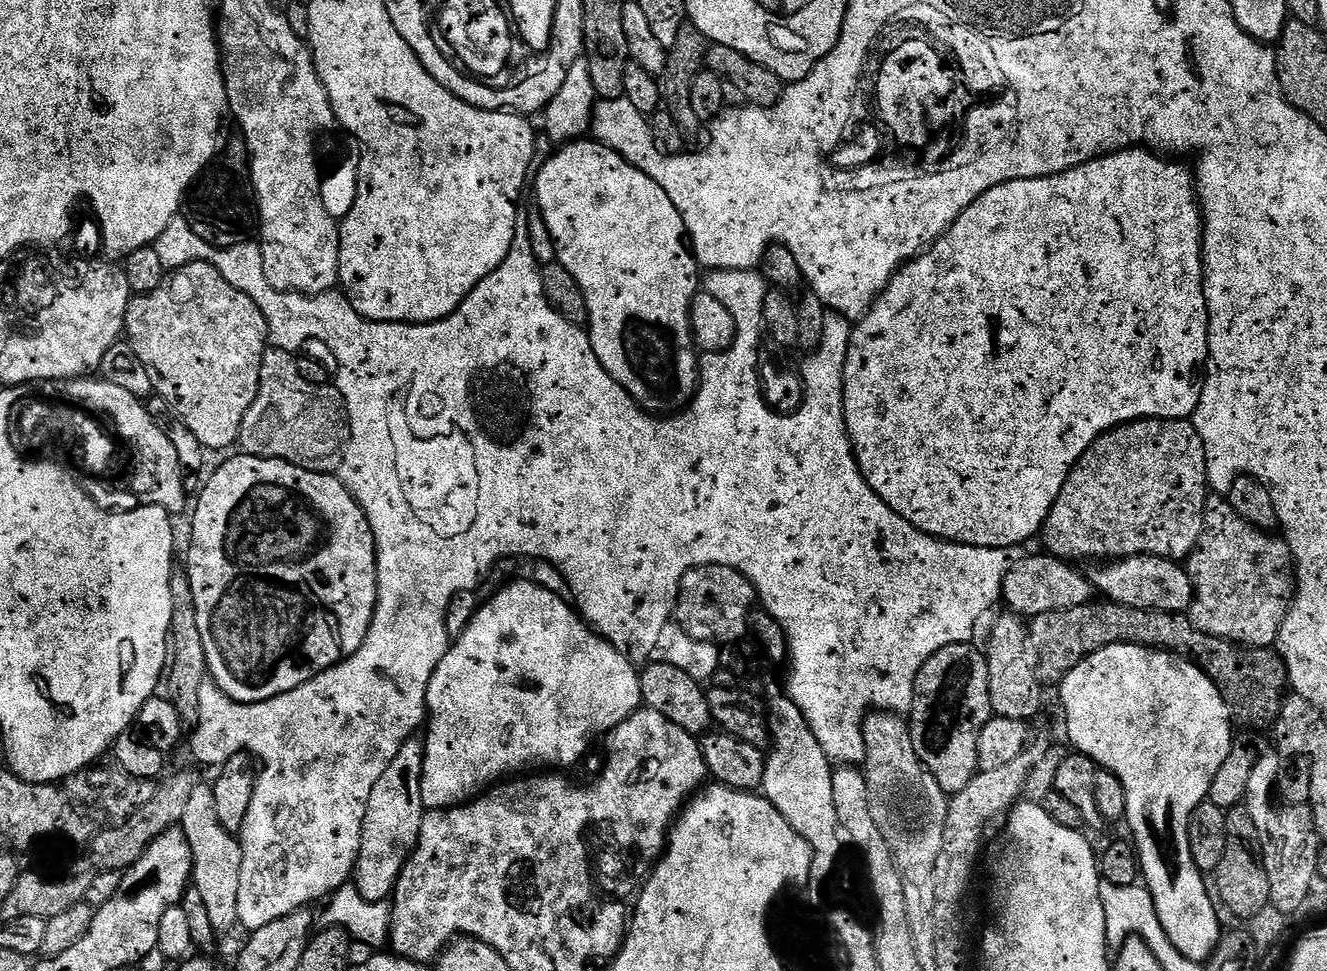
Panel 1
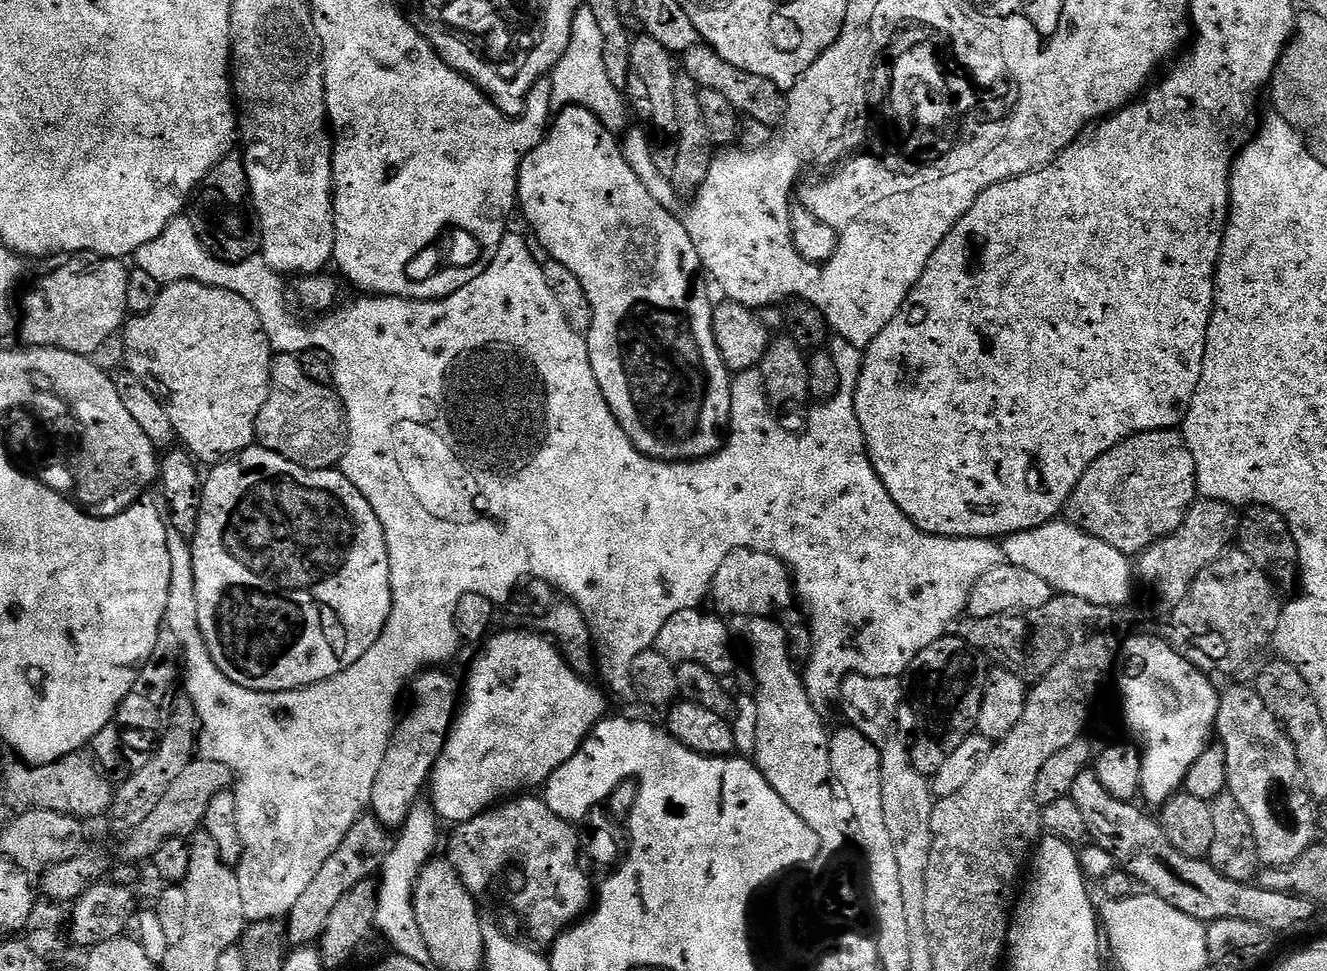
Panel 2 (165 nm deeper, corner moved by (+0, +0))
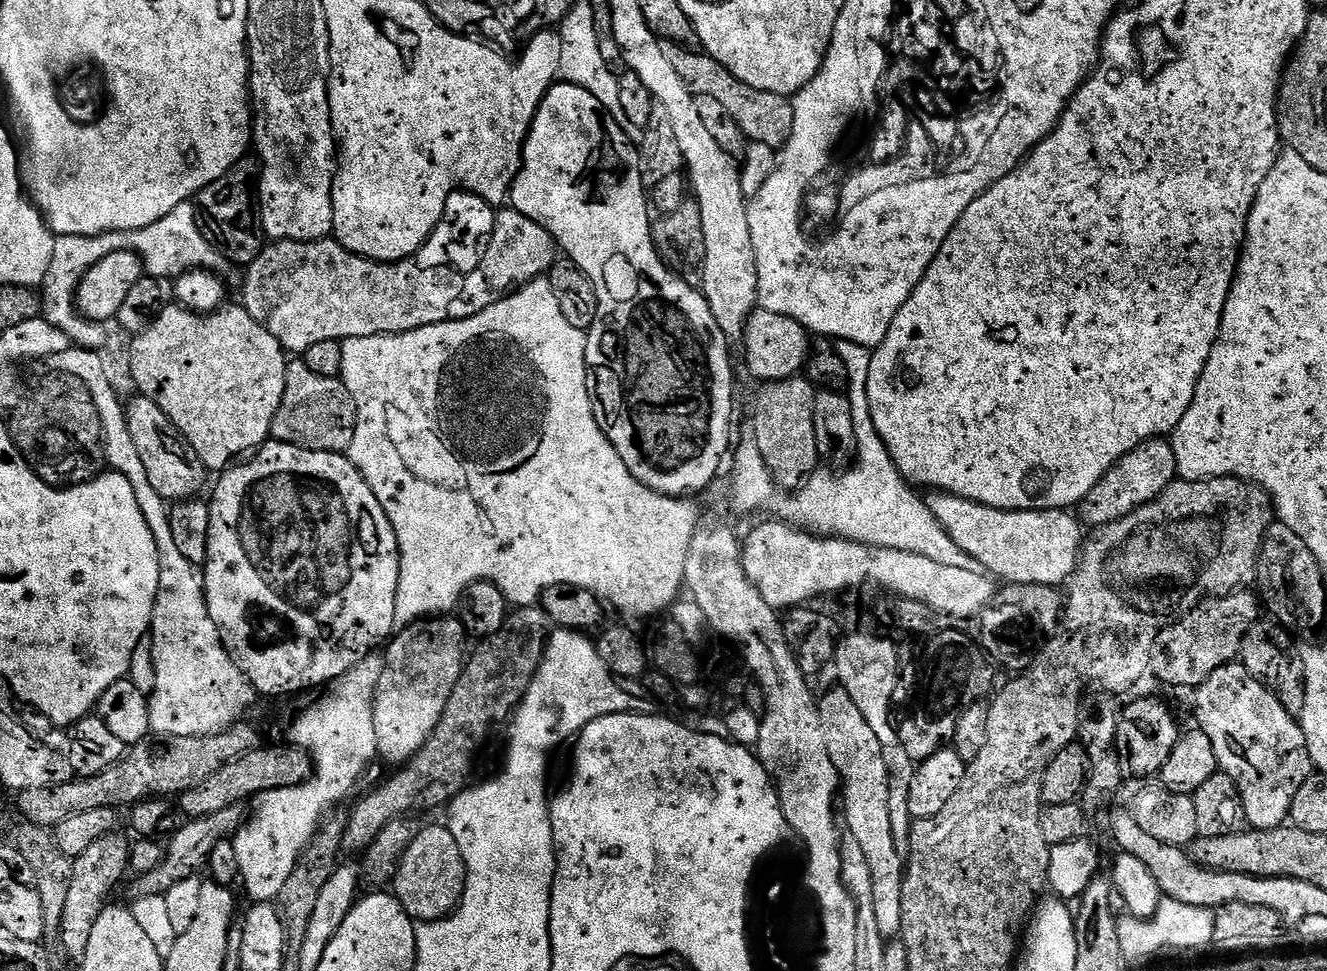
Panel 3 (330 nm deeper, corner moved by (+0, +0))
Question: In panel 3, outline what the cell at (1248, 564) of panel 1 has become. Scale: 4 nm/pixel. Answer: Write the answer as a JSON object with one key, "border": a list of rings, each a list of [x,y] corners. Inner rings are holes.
{"border":[[[1248,590],[1230,596],[1205,599],[1197,608],[1190,609],[1175,622],[1161,630],[1152,647],[1150,672],[1172,688],[1199,688],[1214,670],[1226,668],[1240,655],[1246,634],[1262,616],[1262,604]]]}

